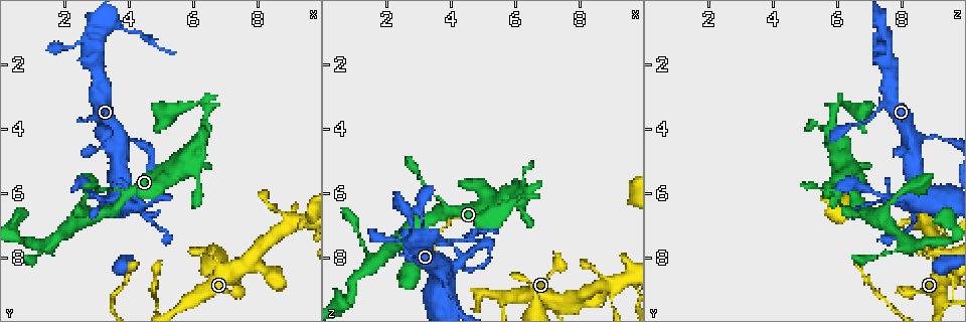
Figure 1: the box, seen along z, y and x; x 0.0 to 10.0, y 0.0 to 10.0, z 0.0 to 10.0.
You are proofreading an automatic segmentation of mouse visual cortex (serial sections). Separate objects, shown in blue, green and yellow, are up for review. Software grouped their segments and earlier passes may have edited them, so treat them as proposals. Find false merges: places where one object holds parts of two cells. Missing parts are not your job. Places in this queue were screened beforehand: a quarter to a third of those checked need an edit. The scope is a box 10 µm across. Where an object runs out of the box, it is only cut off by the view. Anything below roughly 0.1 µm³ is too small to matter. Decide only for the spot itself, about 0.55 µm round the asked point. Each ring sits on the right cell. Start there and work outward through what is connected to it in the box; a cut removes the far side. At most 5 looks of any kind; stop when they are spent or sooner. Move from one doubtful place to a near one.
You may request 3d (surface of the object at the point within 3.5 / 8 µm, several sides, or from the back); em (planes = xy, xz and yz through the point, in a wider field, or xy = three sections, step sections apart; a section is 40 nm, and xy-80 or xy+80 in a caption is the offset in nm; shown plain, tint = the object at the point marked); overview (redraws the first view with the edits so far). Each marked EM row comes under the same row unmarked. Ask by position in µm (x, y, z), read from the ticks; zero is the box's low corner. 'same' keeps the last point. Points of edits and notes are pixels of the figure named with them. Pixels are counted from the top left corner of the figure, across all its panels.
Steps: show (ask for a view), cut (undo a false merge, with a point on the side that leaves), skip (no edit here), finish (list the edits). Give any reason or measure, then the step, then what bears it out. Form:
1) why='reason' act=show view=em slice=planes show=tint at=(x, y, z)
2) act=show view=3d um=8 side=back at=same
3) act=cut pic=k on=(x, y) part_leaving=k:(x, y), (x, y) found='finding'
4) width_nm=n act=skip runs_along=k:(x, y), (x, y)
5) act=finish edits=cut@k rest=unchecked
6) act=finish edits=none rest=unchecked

why='thin neck' act=show view=3d um=3.5 at=(2.85, 2.40, 7.40)

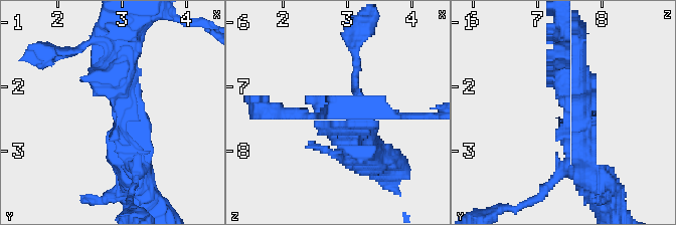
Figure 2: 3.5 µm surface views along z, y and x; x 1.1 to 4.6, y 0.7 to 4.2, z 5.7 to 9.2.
why='need the tissue' act=show view=em slice=xy step=5 show=tint at=(2.95, 2.40, 7.45)

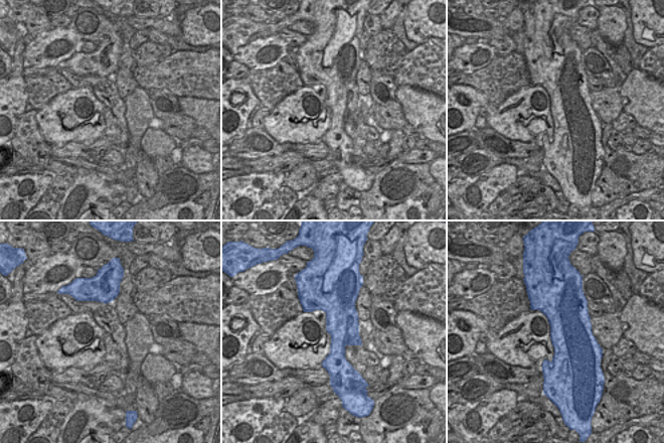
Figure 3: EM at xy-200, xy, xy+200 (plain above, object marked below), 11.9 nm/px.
act=skip runs_along=2:(571, 172), (564, 166), (561, 49) found='all the same cell'

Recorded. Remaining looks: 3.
why='branch point' act=show view=em slice=xy step=3 show=tint at=(3.75, 4.35, 8.65)

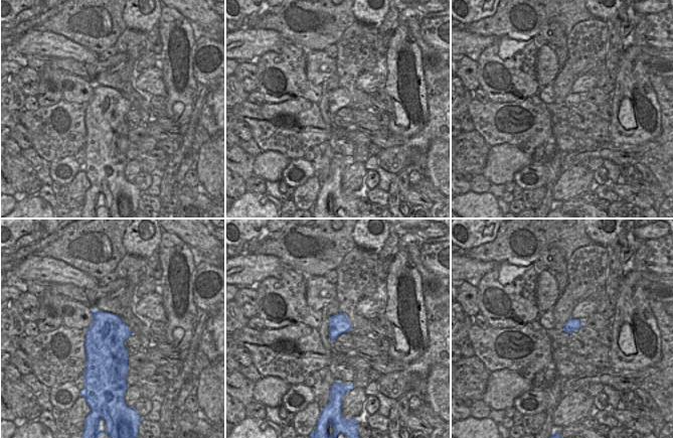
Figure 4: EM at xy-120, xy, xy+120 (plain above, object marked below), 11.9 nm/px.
why='see where the arms go' act=show view=3d um=3.5 at=same

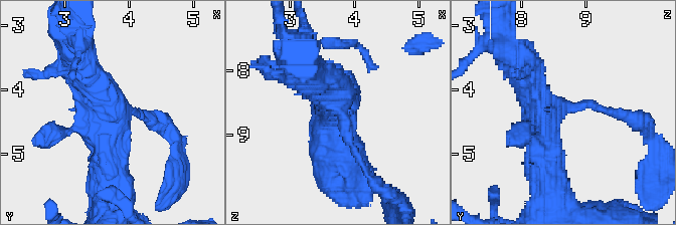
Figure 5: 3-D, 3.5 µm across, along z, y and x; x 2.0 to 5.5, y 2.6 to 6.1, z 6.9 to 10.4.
width_nm=240 act=skip runs_along=5:(76, 56), (108, 111), (117, 180) found='one cell here'

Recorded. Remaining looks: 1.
act=finish edits=none rest=unchecked

